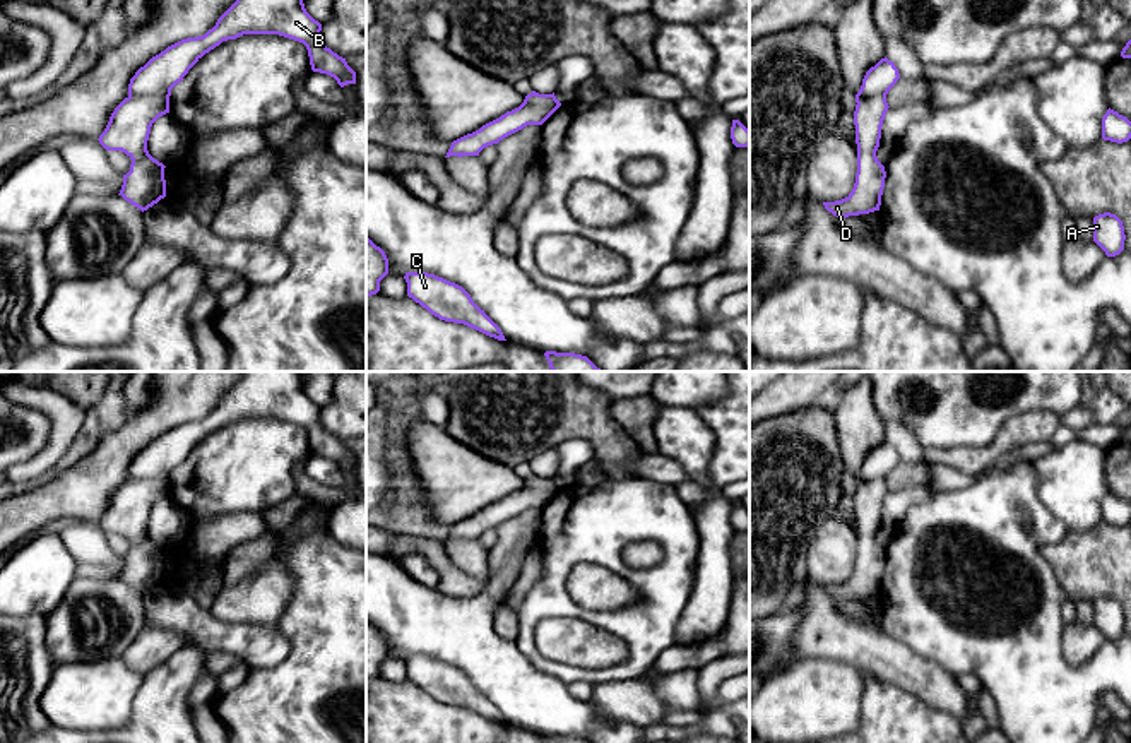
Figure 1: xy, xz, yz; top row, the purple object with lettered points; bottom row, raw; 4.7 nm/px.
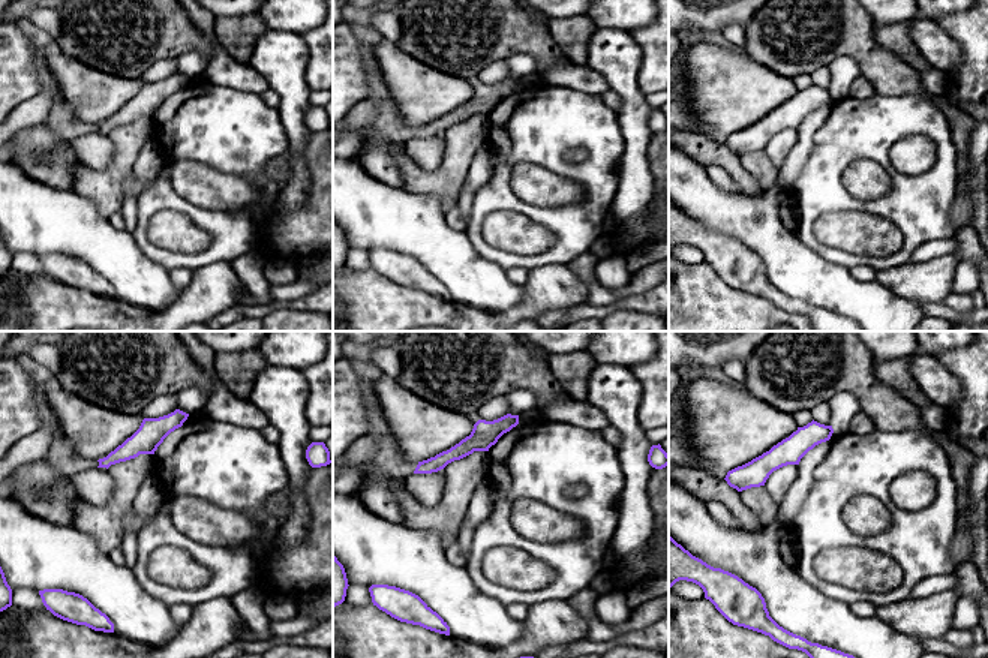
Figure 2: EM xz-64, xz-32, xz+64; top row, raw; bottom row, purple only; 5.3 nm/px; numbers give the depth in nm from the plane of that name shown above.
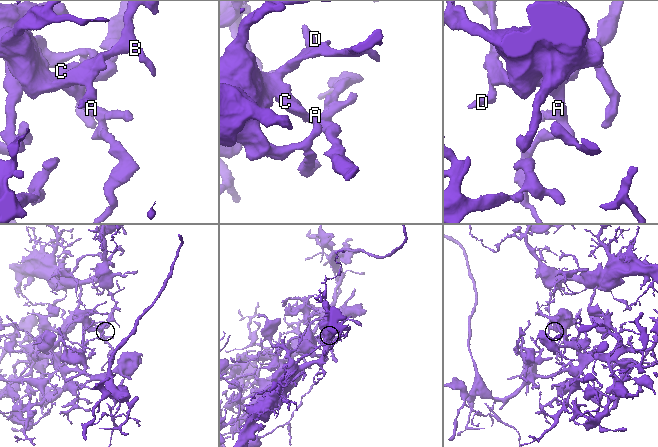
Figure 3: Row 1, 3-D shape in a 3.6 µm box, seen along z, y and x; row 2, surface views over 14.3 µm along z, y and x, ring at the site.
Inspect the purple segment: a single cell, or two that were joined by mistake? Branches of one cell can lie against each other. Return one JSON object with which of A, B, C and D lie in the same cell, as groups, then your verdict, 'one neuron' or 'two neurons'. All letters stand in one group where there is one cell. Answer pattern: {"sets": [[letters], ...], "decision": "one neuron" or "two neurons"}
{"sets": [["A", "C", "D"], ["B"]], "decision": "two neurons"}

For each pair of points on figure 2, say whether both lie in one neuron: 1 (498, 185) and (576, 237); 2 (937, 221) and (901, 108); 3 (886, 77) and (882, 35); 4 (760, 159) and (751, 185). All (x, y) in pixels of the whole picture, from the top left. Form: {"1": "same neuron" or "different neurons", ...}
{"1": "same neuron", "2": "same neuron", "3": "different neurons", "4": "different neurons"}

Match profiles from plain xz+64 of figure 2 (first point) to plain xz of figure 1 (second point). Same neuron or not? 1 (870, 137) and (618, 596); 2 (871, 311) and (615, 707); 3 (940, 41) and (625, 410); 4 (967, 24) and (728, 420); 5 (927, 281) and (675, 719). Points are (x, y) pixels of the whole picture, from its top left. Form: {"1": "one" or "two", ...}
{"1": "two", "2": "two", "3": "two", "4": "one", "5": "two"}

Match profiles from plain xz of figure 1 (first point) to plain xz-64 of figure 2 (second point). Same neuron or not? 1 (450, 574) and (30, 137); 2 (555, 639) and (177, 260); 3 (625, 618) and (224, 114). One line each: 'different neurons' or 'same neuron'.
1: different neurons
2: different neurons
3: same neuron

